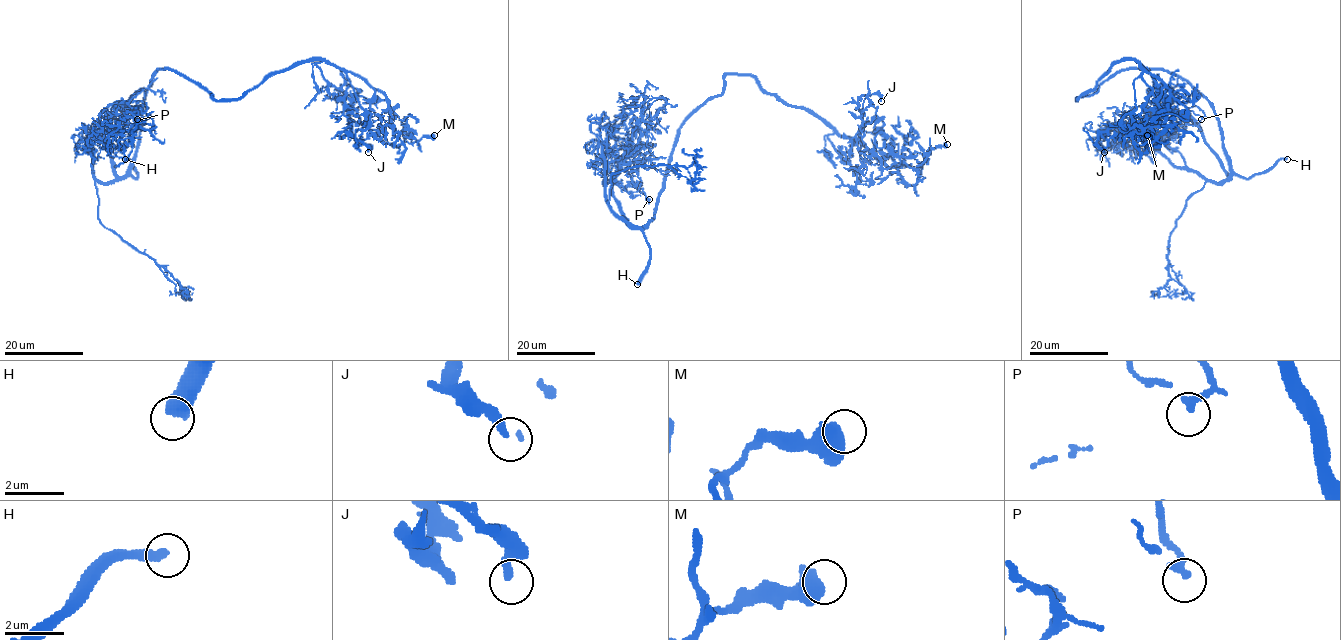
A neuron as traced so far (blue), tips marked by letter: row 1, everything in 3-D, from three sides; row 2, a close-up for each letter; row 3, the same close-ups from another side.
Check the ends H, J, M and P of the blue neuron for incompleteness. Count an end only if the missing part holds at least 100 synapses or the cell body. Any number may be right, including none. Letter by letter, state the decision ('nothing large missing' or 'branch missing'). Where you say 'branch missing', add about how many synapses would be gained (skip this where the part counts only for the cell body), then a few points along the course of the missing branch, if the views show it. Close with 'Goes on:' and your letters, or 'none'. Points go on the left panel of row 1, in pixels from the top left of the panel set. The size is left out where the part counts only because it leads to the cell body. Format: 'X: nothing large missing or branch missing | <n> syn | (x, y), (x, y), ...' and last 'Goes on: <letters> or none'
H: branch missing
J: nothing large missing
M: nothing large missing
P: nothing large missing
Goes on: H

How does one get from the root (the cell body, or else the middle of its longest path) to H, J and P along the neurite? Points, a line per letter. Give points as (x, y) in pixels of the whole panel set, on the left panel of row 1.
H: (165, 69), (154, 74), (146, 95), (138, 147), (132, 160), (131, 173), (136, 178), (136, 167), (125, 159)
J: (165, 69), (200, 84), (215, 99), (237, 100), (276, 73), (325, 60), (350, 82), (346, 132), (368, 152)
P: (165, 69), (152, 78), (136, 154), (130, 169), (119, 176), (100, 119), (127, 106), (137, 119)

